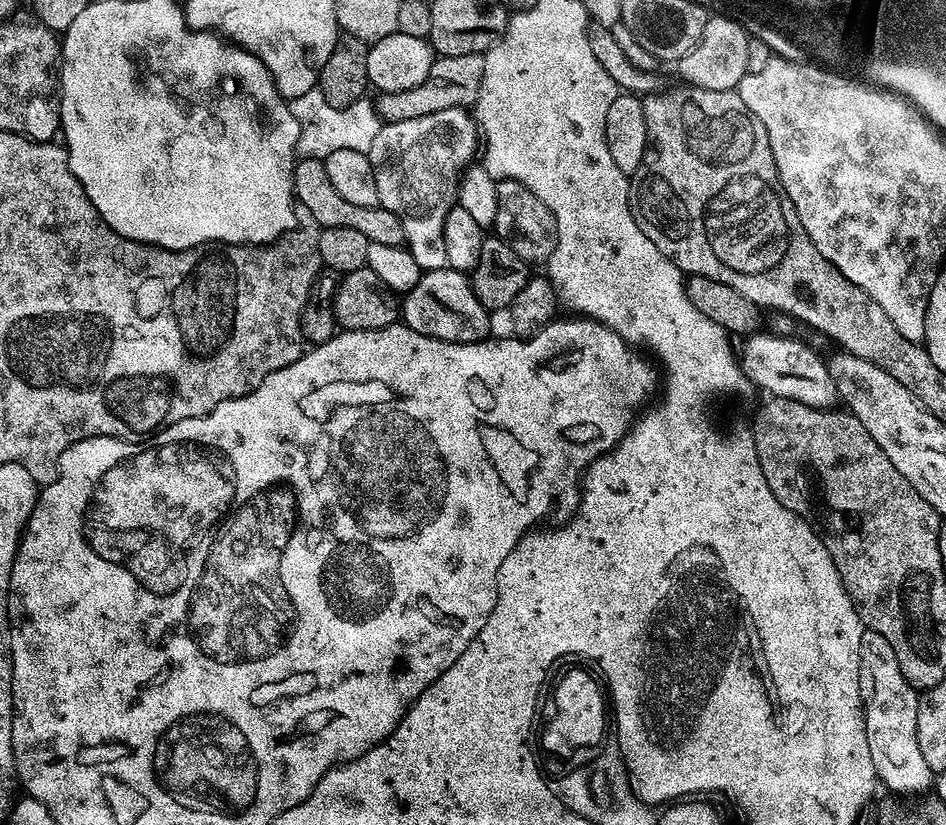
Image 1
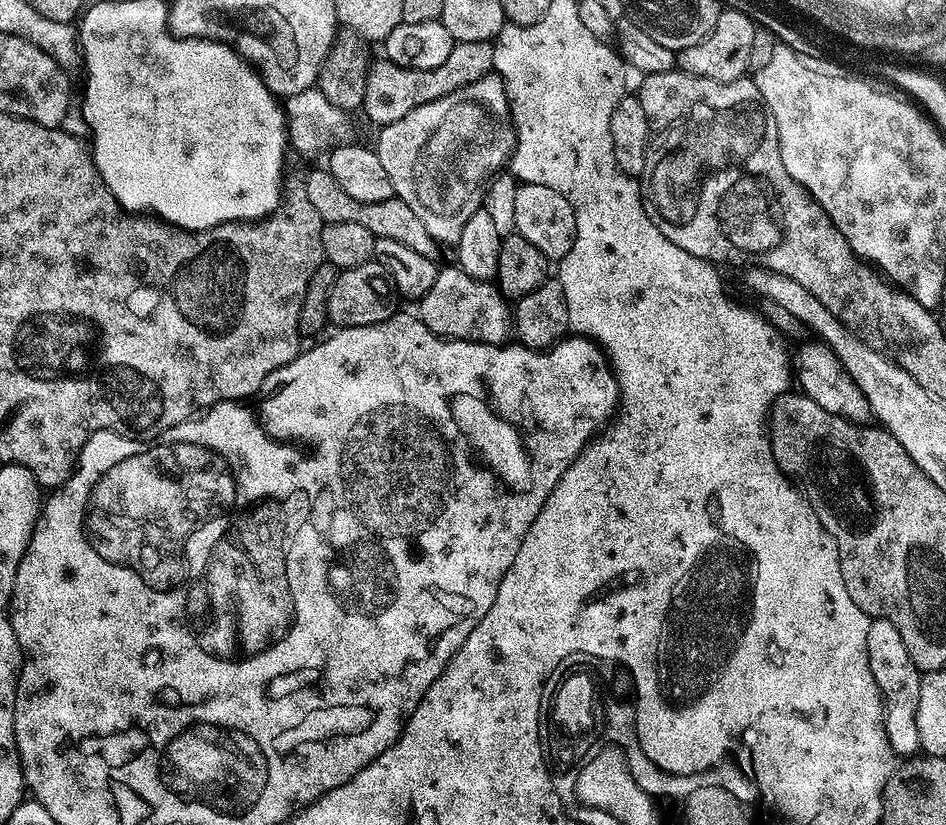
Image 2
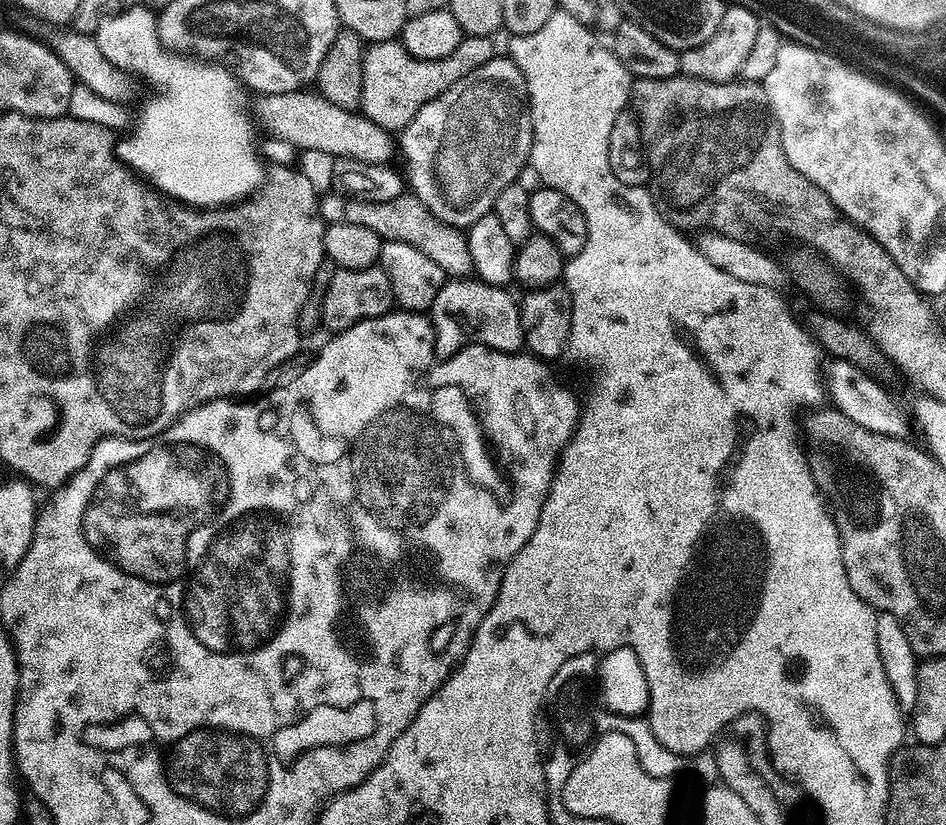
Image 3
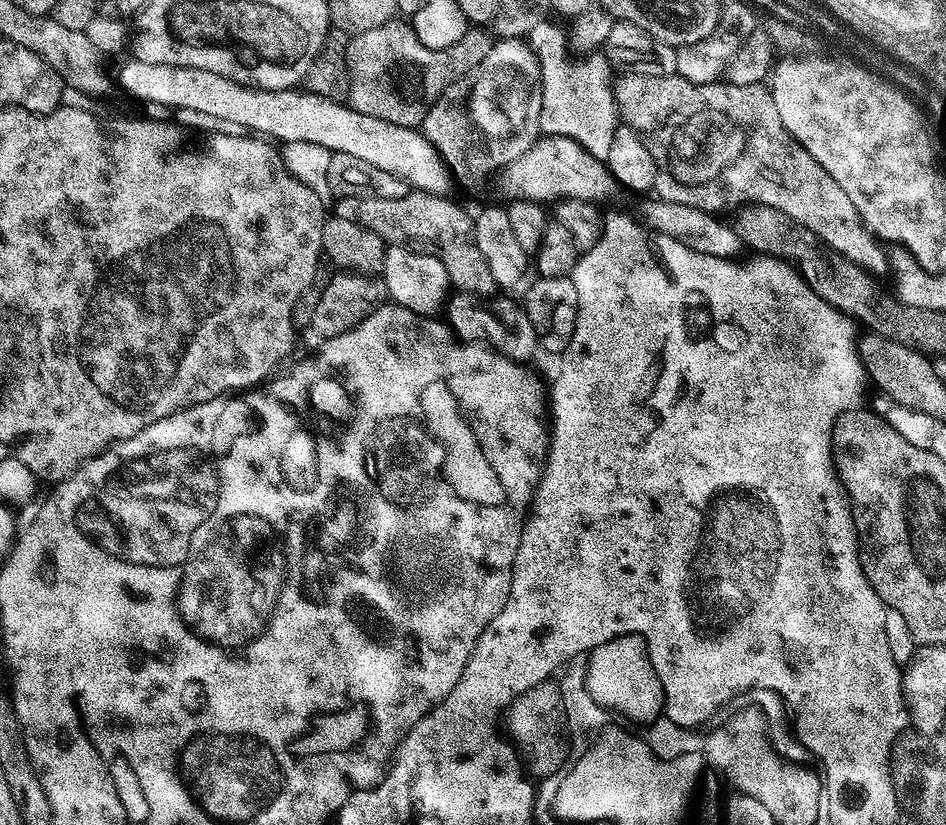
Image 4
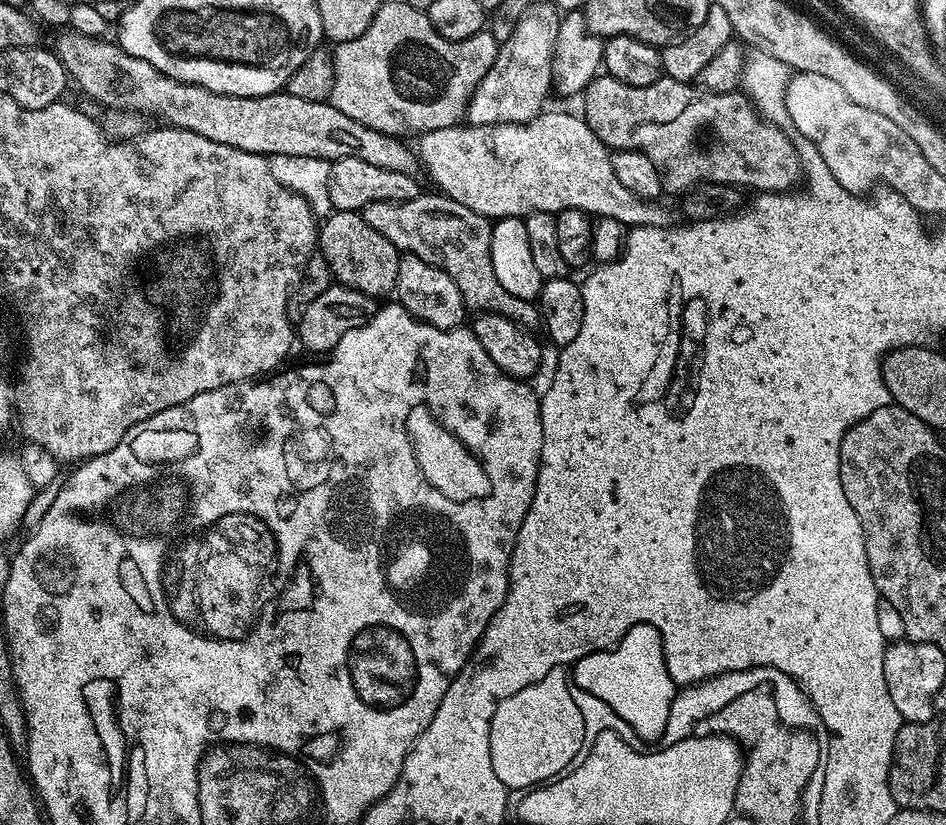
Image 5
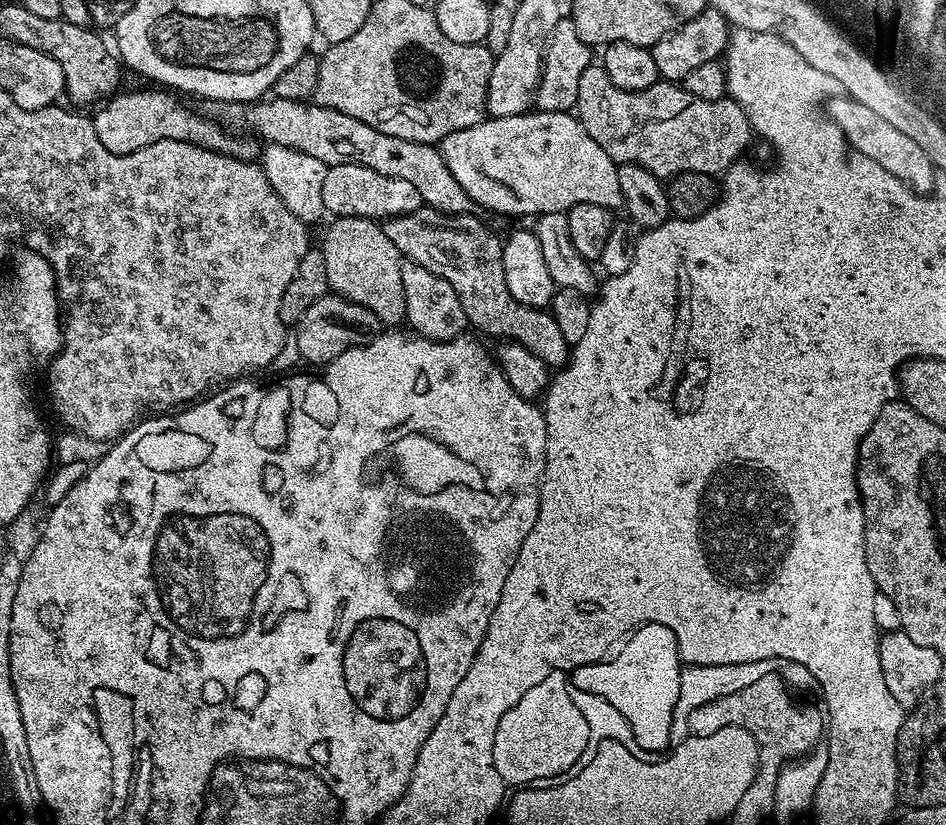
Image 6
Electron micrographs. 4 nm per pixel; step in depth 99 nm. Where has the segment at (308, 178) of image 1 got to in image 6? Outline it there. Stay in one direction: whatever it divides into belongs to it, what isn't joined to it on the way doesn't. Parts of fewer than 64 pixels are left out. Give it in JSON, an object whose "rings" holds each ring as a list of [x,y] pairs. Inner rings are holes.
{"rings":[[[421,206],[405,216],[392,216],[383,221],[382,227],[386,238],[398,246],[404,260],[426,266],[430,274],[438,274],[438,278],[446,278],[446,282],[454,286],[454,294],[458,294],[458,302],[462,302],[464,319],[471,327],[473,324],[488,336],[500,336],[496,338],[526,346],[526,350],[538,354],[549,369],[567,365],[570,346],[566,338],[562,338],[558,322],[554,322],[551,311],[522,306],[522,302],[510,294],[502,270],[504,245],[501,237],[496,237],[478,217],[472,215],[438,212]]]}

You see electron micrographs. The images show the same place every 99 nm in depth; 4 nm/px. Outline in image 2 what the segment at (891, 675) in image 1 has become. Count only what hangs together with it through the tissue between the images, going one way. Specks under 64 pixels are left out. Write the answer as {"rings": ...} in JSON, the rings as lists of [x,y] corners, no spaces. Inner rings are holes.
{"rings":[[[879,618],[872,620],[868,631],[868,661],[880,688],[886,709],[884,727],[888,731],[888,741],[897,757],[907,758],[921,751],[918,738],[918,694],[920,693],[921,672],[916,669],[910,658],[910,650],[898,632],[894,622]]]}

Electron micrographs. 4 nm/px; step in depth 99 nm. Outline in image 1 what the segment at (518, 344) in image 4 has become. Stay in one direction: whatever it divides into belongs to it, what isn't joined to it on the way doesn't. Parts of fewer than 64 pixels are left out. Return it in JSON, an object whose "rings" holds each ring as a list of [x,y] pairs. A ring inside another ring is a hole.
{"rings":[[[439,268],[424,272],[420,280],[403,297],[402,320],[410,330],[438,338],[442,342],[476,344],[489,339],[492,328],[490,310],[480,301],[471,279],[457,268]]]}

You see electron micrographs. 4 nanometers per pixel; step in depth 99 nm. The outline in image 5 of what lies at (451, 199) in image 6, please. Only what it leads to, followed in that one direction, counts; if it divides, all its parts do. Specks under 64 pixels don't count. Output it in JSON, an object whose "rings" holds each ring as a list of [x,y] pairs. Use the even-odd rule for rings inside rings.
{"rings":[[[73,30],[61,31],[56,40],[54,53],[64,63],[64,70],[69,81],[77,84],[96,104],[105,104],[108,108],[117,108],[120,112],[141,112],[144,116],[153,116],[156,122],[182,130],[190,130],[194,134],[202,134],[202,138],[210,138],[210,142],[222,142],[226,146],[234,146],[234,150],[246,150],[259,156],[269,158],[276,155],[308,155],[317,156],[329,161],[342,158],[362,158],[362,162],[370,162],[373,166],[382,166],[382,170],[398,170],[407,172],[414,164],[413,153],[402,145],[395,136],[388,136],[373,128],[362,126],[362,122],[354,122],[342,110],[338,110],[331,102],[306,102],[302,98],[294,98],[287,90],[270,93],[262,97],[234,97],[230,94],[215,92],[203,88],[200,84],[184,84],[176,81],[162,70],[150,66],[150,62],[142,62],[142,58],[134,58],[126,54],[119,43],[112,44],[108,38],[96,39]]]}

